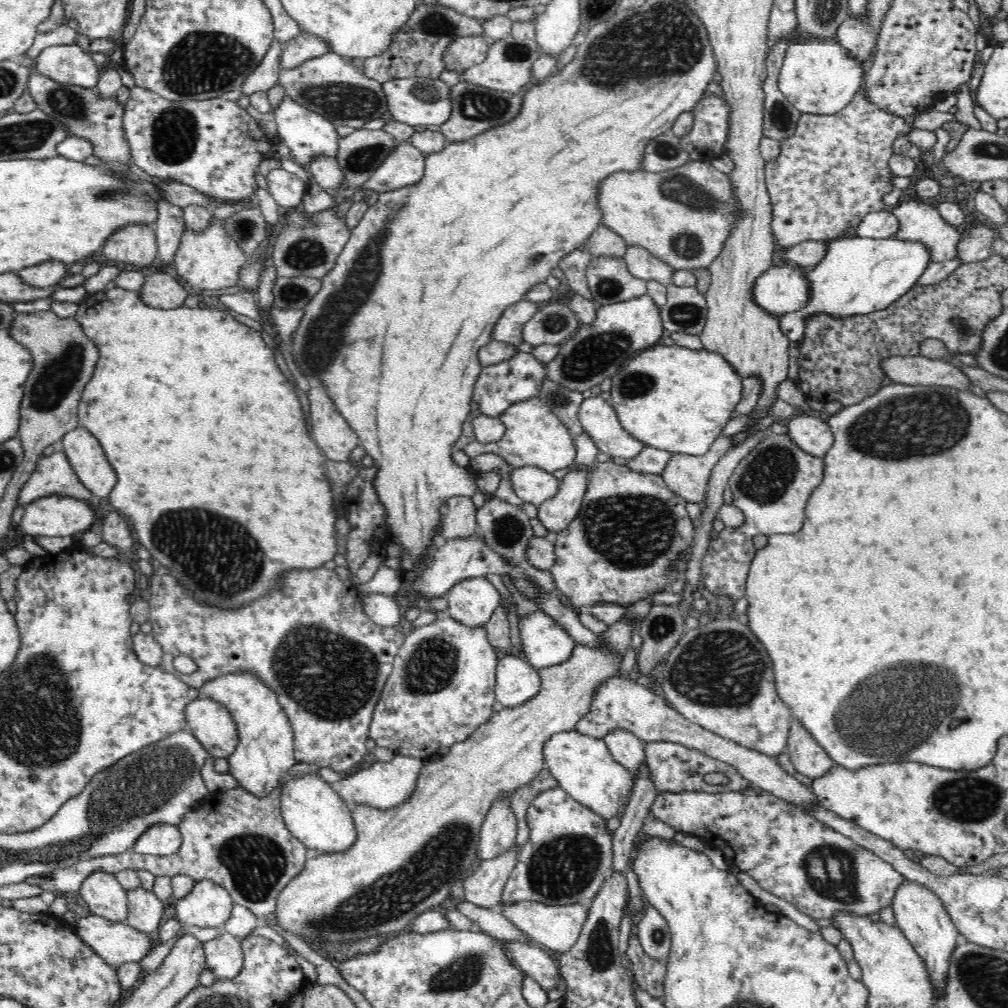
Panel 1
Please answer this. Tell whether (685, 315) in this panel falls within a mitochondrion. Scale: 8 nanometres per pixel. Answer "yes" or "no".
yes

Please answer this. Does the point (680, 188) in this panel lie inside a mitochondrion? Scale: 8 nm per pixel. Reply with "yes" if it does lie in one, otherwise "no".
yes

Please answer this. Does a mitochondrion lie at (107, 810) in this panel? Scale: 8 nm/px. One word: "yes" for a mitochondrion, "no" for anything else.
yes

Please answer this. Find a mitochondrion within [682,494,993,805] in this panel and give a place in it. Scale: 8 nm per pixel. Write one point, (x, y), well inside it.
(867, 727)

